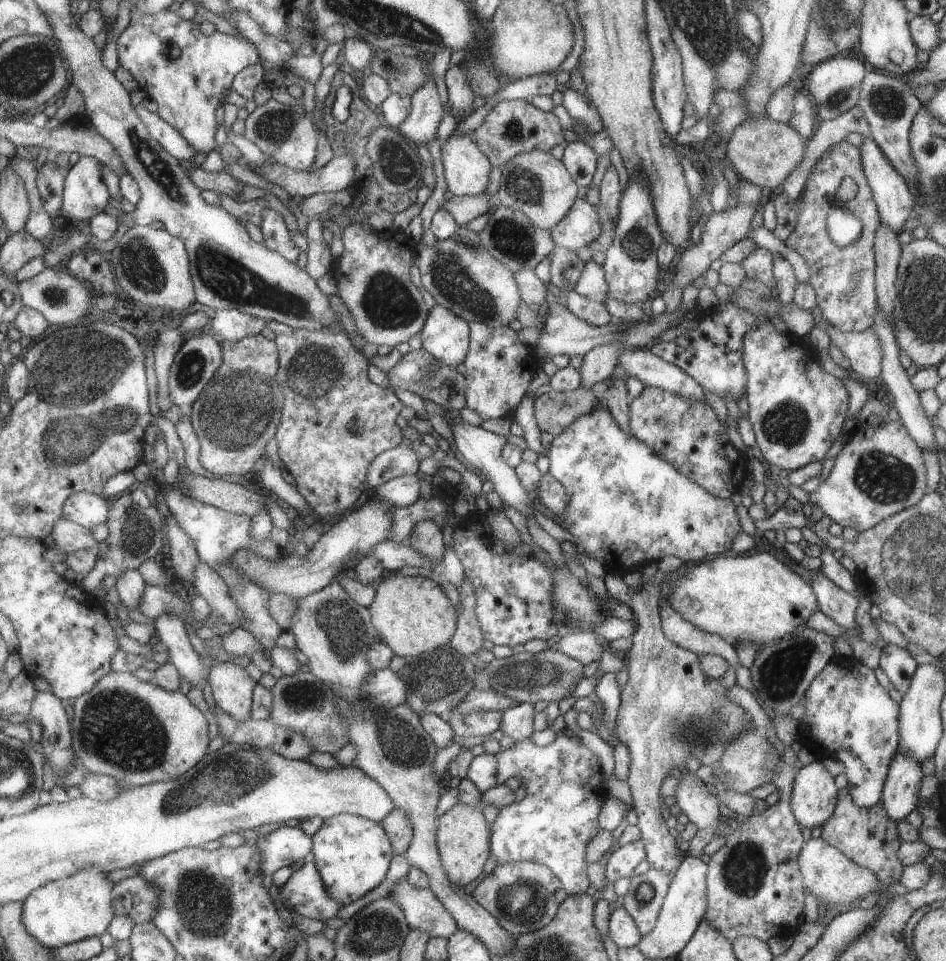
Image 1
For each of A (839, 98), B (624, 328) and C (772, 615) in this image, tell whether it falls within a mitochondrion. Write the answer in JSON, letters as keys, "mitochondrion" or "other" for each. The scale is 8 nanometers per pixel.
{"A":"mitochondrion","B":"other","C":"other"}

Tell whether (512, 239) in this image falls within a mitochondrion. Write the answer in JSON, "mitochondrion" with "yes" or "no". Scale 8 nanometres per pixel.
{"mitochondrion":"yes"}

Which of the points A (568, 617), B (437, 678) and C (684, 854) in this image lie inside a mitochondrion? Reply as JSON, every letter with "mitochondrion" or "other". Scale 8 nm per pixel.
{"A":"mitochondrion","B":"mitochondrion","C":"other"}

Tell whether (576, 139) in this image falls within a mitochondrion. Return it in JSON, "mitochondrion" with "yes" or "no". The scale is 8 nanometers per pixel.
{"mitochondrion":"no"}

